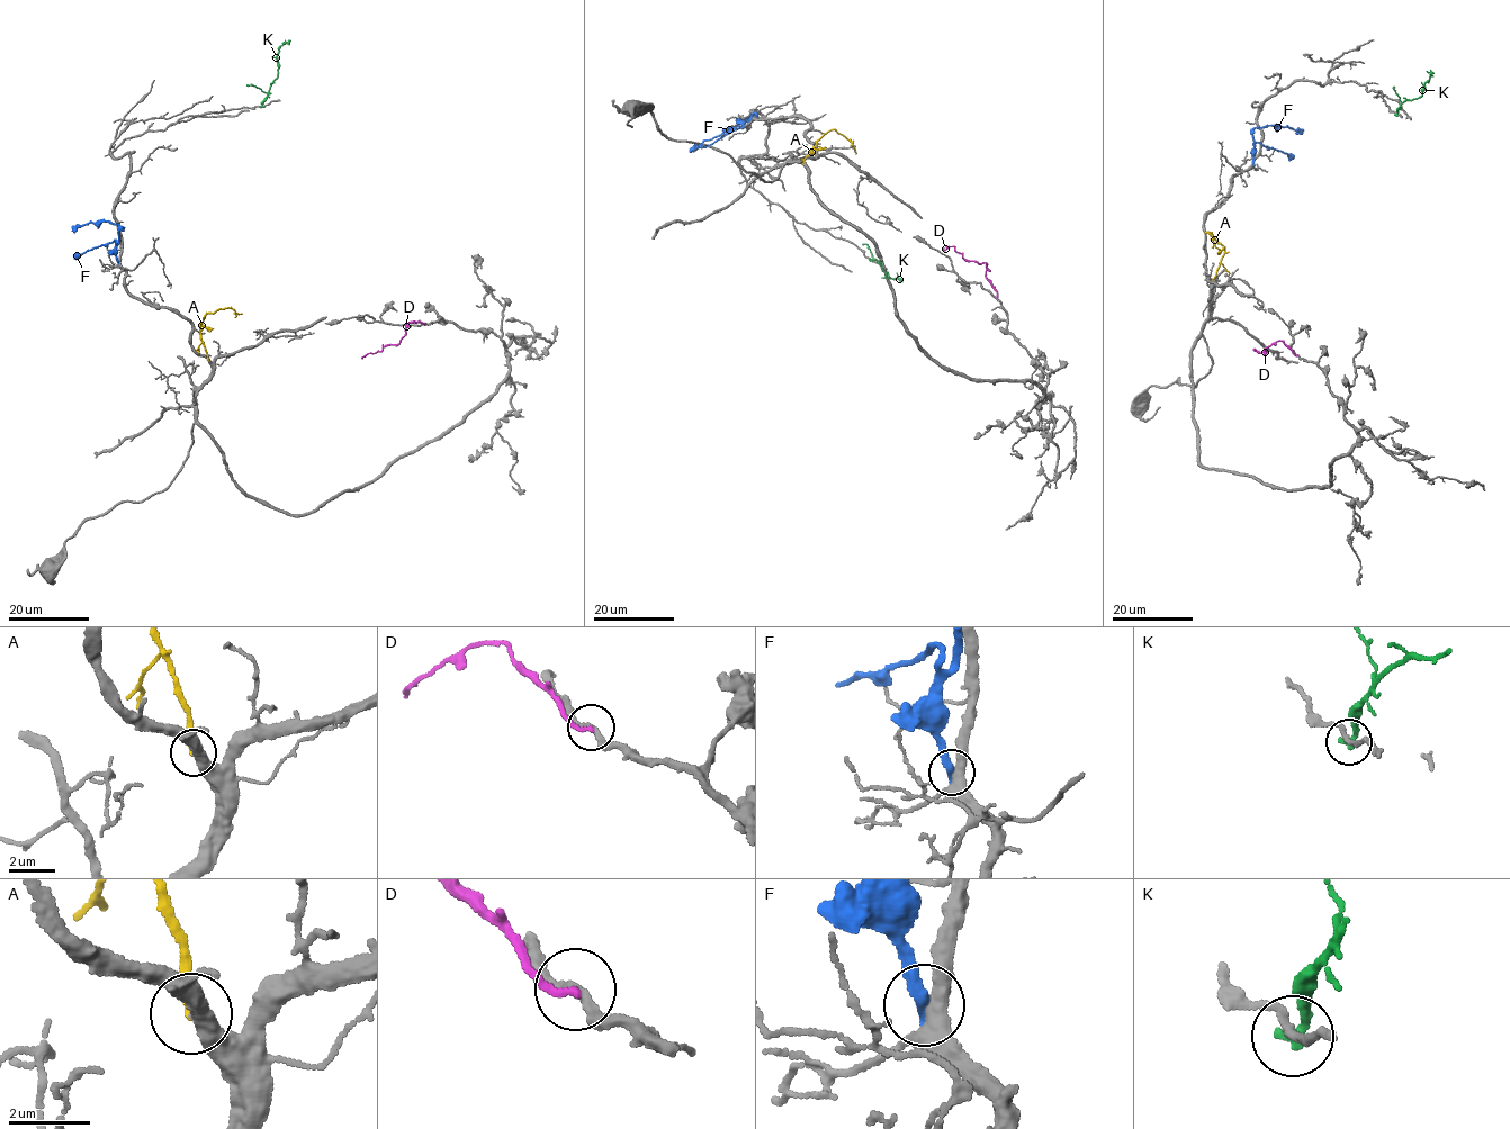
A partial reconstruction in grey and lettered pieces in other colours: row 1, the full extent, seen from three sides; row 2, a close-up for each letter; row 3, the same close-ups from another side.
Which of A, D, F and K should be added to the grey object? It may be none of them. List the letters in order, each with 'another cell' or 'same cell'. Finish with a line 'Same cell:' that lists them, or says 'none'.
A: another cell
D: another cell
F: another cell
K: another cell
Same cell: none

